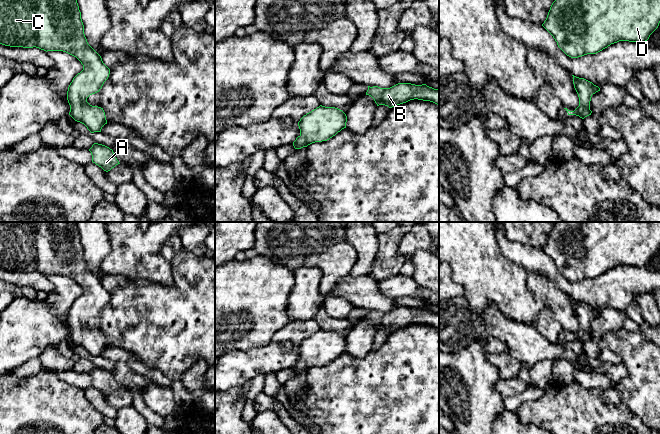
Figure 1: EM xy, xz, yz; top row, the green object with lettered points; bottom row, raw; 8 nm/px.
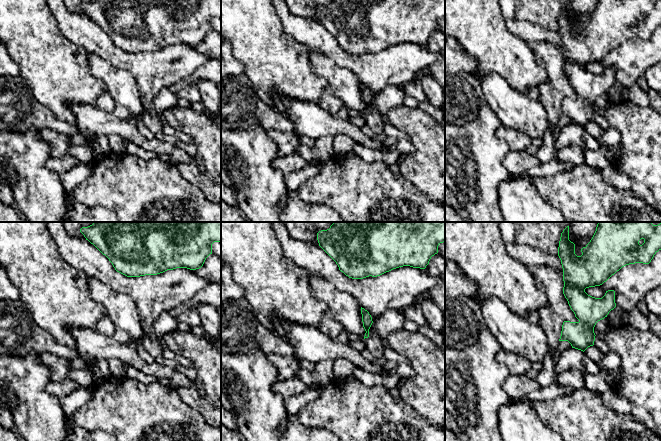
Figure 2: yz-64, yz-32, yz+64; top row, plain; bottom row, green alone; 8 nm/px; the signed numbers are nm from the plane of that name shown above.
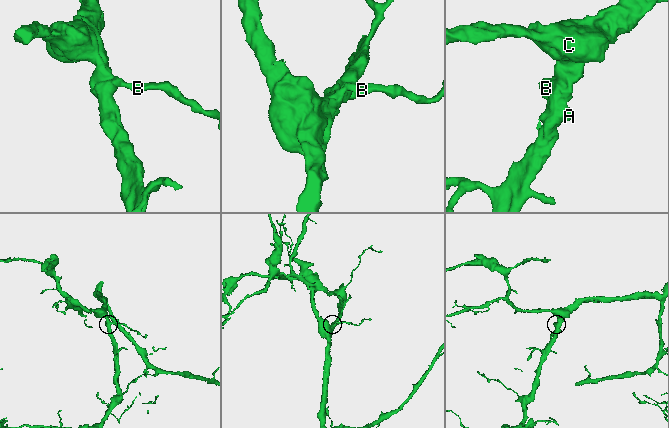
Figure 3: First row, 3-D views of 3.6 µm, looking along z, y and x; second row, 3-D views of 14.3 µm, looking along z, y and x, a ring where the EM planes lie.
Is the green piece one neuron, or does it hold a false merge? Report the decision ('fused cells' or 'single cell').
single cell

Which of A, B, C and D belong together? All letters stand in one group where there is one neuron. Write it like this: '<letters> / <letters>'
A B C D

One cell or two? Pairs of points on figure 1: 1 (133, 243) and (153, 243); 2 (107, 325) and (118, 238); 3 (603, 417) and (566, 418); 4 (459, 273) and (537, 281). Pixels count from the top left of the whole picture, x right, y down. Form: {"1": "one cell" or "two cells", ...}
{"1": "two cells", "2": "two cells", "3": "one cell", "4": "two cells"}

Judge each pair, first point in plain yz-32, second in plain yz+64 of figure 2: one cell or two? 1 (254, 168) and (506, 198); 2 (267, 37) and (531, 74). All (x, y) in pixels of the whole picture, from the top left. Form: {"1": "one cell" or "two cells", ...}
{"1": "two cells", "2": "one cell"}

